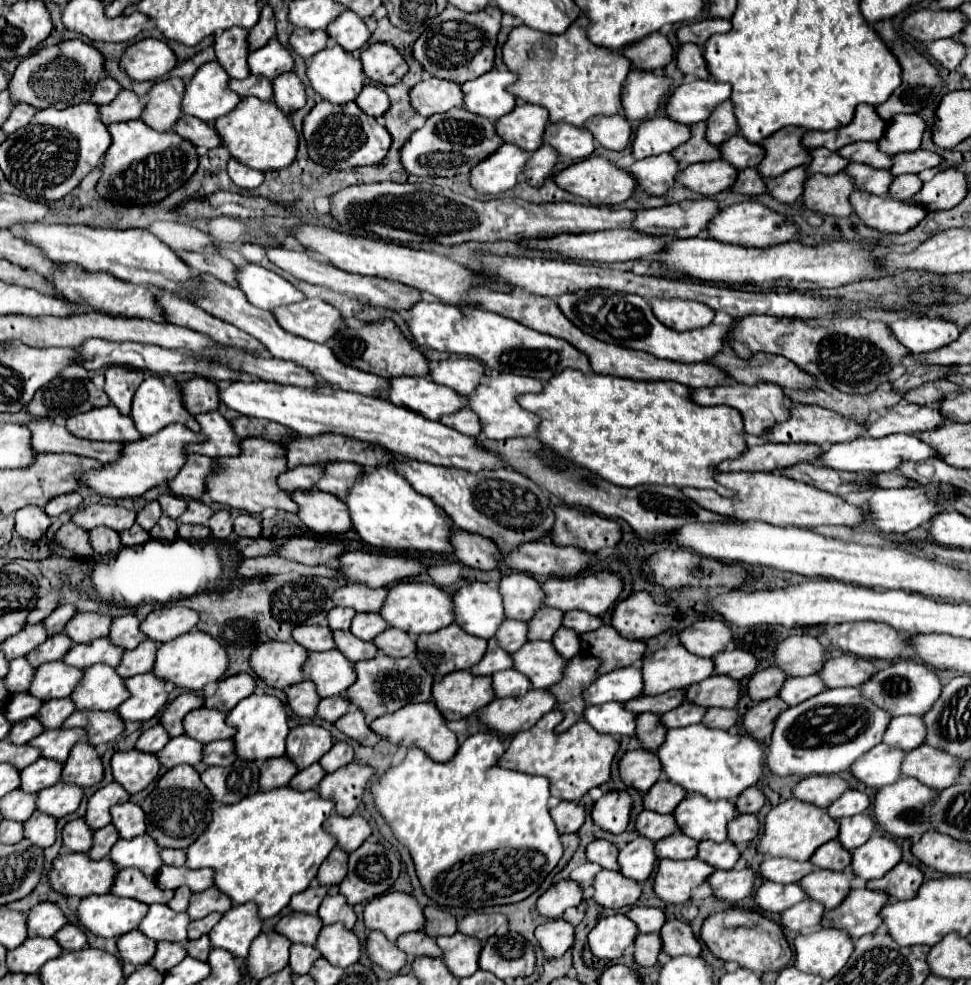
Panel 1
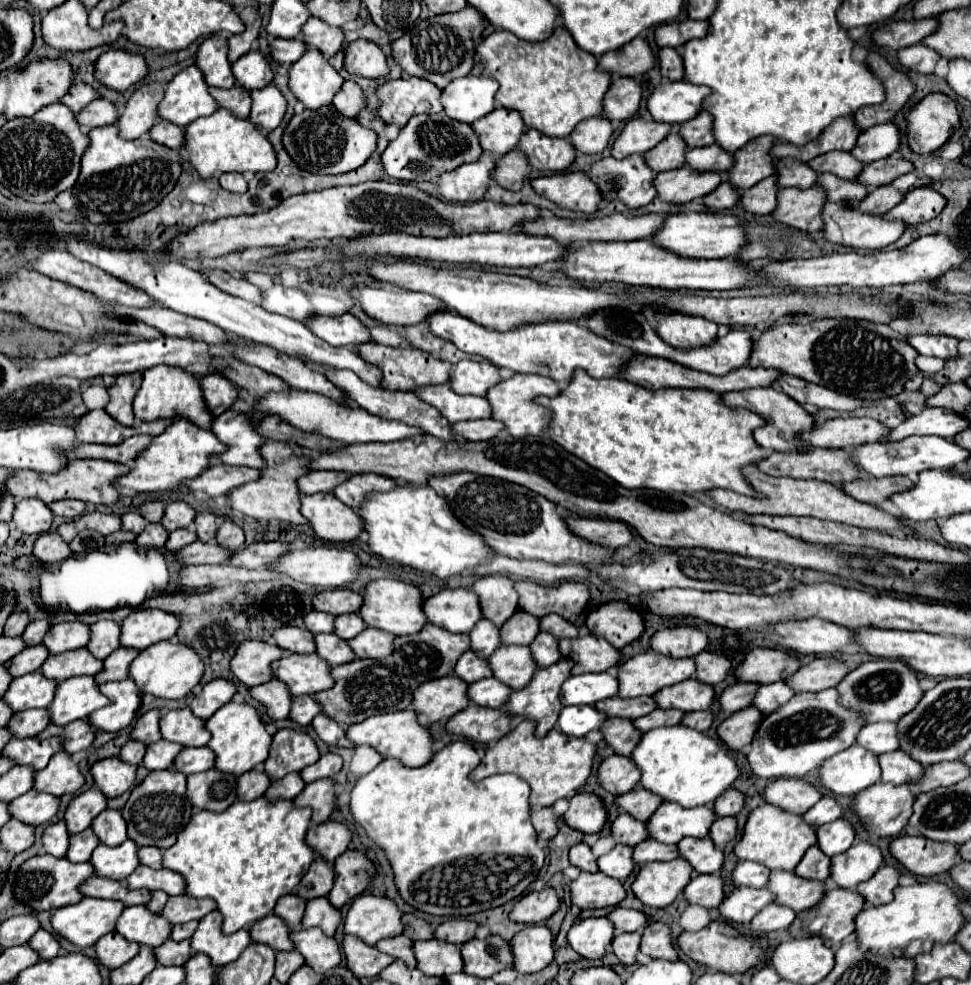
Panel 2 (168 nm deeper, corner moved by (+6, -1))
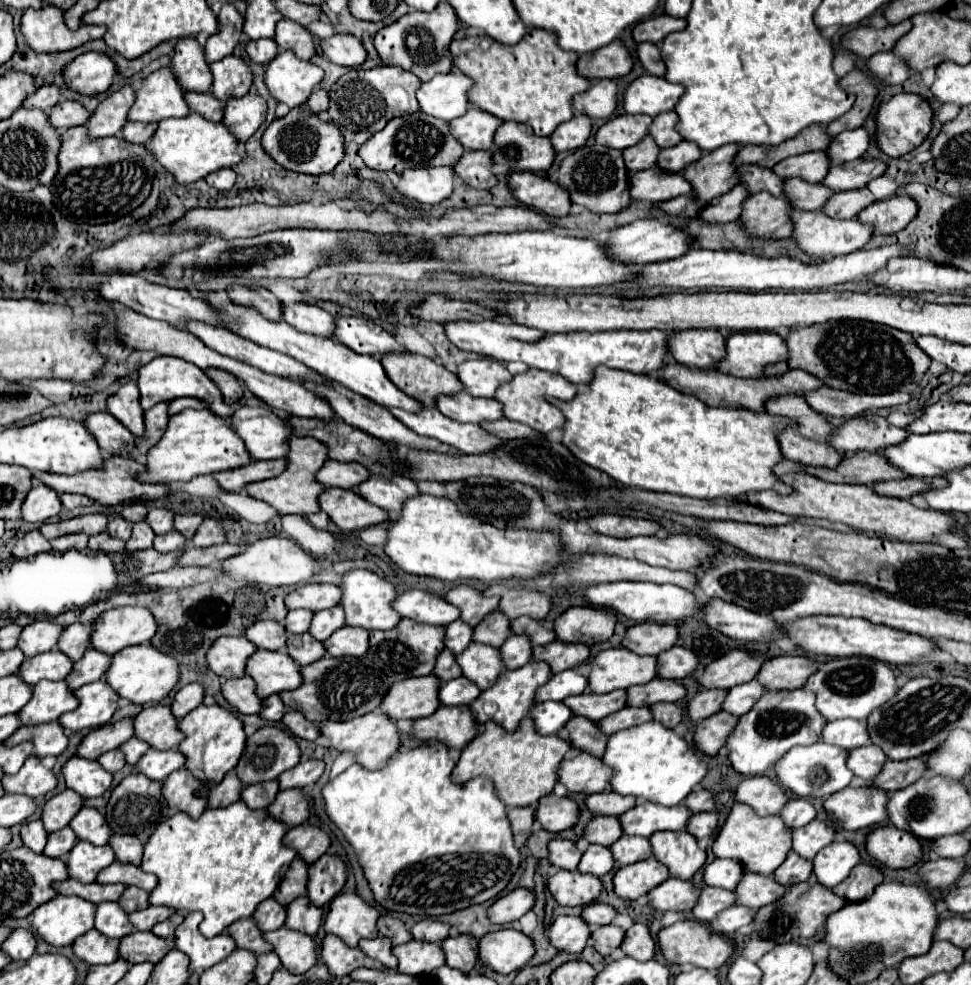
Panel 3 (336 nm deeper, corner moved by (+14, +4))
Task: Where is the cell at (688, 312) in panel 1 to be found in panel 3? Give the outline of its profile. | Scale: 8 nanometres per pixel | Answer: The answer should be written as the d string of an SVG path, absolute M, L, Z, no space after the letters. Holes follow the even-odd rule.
M684 329L668 337L668 353L688 367L714 367L724 353L724 337L716 329Z

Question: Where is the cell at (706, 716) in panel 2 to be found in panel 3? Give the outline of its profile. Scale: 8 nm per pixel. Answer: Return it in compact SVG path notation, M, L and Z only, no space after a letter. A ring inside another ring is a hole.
M662 703L662 705L652 705L650 709L654 709L654 721L662 721L662 725L674 729L682 717L684 717L684 709L674 705L674 703Z

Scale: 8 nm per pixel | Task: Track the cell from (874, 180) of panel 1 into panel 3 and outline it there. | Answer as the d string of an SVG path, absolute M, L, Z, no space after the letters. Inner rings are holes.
M800 177L786 179L786 195L792 199L792 205L798 209L822 209L826 201L834 195L824 183L808 183Z

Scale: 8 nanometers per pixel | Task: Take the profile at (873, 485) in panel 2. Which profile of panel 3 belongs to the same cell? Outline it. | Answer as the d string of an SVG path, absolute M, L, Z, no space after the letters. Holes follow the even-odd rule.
M906 477L906 479L898 479L898 481L880 481L880 483L872 485L872 491L886 495L886 497L908 499L930 487L942 487L944 483L946 481L942 481L942 477Z

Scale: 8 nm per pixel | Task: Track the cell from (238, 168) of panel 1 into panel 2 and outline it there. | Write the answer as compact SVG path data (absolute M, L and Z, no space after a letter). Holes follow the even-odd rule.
M238 172L222 174L222 176L220 176L220 186L222 186L224 190L228 190L228 192L238 192L238 194L242 194L242 192L248 190L248 184L246 184L244 176L238 174Z

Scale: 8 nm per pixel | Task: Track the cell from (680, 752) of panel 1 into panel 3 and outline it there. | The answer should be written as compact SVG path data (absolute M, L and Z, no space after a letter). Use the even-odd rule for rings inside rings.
M658 721L612 733L602 761L606 761L606 765L614 769L610 781L612 791L634 795L638 799L648 799L666 807L682 803L692 793L692 789L706 777L708 771L706 763L684 737L676 735L672 729L664 727Z

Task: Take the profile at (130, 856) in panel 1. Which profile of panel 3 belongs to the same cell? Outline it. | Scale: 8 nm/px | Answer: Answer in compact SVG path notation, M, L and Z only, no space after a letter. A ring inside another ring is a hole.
M78 841L68 855L68 875L82 883L94 883L98 873L114 863L114 859L110 845L96 847L88 841Z

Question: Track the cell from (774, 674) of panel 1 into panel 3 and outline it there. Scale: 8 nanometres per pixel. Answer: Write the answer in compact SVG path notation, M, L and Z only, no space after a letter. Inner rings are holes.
M702 689L690 703L688 715L694 723L722 711L722 703L726 699L726 689Z

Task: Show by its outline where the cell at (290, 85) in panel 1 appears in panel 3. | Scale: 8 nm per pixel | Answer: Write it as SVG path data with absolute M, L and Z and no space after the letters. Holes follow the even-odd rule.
M246 93L244 97L234 97L226 103L226 113L222 121L238 139L242 139L242 143L246 143L248 137L252 137L264 123L266 111L266 99L256 93Z

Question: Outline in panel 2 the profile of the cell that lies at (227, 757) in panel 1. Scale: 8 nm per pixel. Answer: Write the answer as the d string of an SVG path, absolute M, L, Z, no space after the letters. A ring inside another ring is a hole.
M204 746L204 748L184 748L178 758L174 758L172 770L178 770L182 774L196 774L210 770L214 766L214 754Z

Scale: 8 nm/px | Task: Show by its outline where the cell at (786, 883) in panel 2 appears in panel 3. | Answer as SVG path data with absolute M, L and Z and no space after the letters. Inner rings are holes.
M744 873L744 879L740 881L736 893L738 893L738 903L746 905L750 909L760 909L766 905L776 903L788 887L780 885L774 875L760 875L760 873Z

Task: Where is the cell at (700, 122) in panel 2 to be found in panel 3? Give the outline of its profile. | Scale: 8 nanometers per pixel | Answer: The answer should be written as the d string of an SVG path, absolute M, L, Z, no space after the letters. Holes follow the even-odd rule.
M674 111L660 113L658 117L654 117L654 125L650 125L650 135L654 137L654 141L662 149L664 147L674 147L680 141L684 141L684 137L678 133L676 125L678 125L678 115Z

